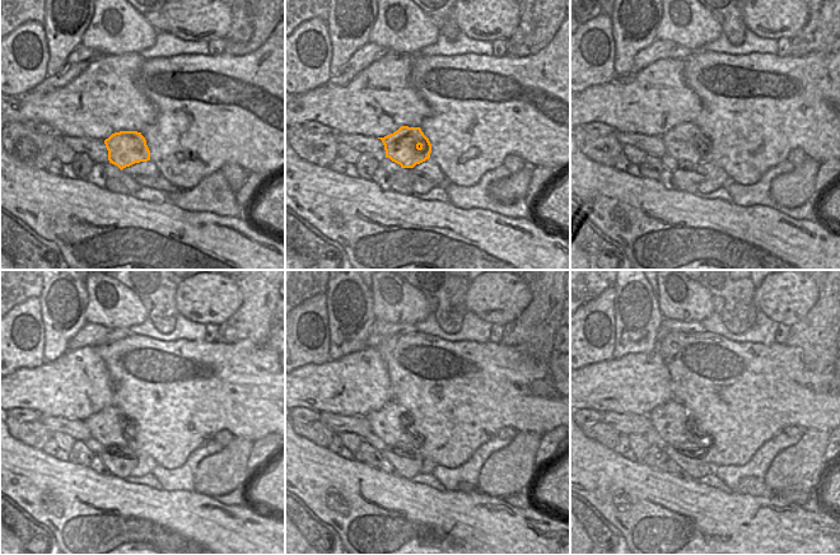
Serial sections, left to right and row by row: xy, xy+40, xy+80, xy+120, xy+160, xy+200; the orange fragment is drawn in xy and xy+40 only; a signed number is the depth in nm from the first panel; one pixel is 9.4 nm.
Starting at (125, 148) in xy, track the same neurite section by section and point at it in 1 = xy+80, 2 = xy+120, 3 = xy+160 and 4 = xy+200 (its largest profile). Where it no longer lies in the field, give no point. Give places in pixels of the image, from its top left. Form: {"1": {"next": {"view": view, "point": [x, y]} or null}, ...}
{"1": {"next": {"view": "xy+80", "point": [684, 141]}}, "2": {"next": {"view": "xy+120", "point": [107, 427]}}, "3": {"next": {"view": "xy+160", "point": [387, 423]}}, "4": {"next": {"view": "xy+200", "point": [668, 419]}}}

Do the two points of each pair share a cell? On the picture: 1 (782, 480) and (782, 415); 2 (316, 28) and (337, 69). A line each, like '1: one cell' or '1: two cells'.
1: two cells
2: two cells

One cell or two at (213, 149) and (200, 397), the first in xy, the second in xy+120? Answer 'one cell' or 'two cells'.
one cell

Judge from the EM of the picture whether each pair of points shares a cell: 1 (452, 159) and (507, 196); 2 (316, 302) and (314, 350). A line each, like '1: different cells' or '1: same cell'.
1: different cells
2: same cell

